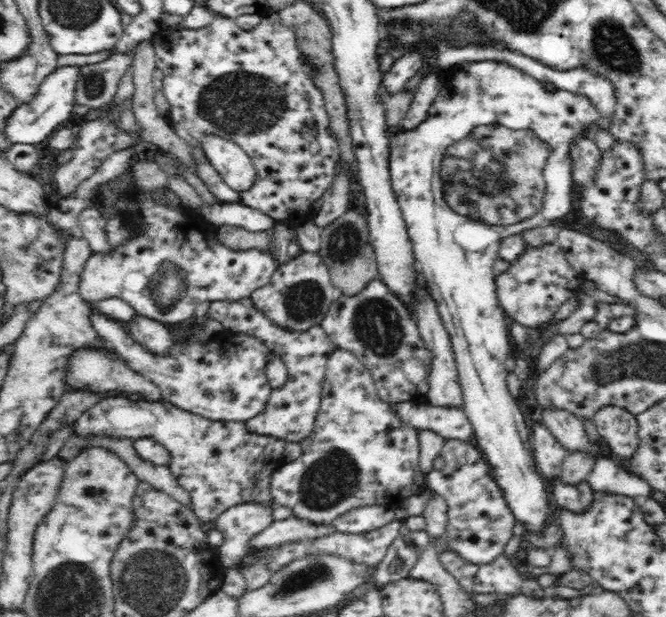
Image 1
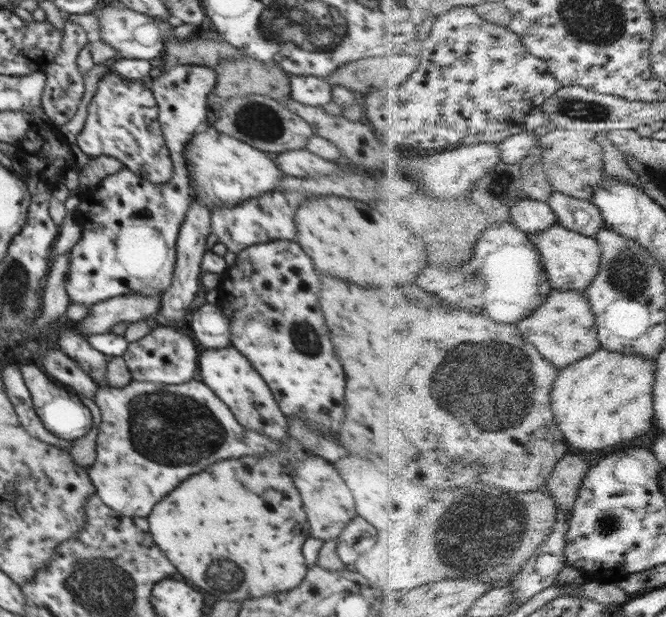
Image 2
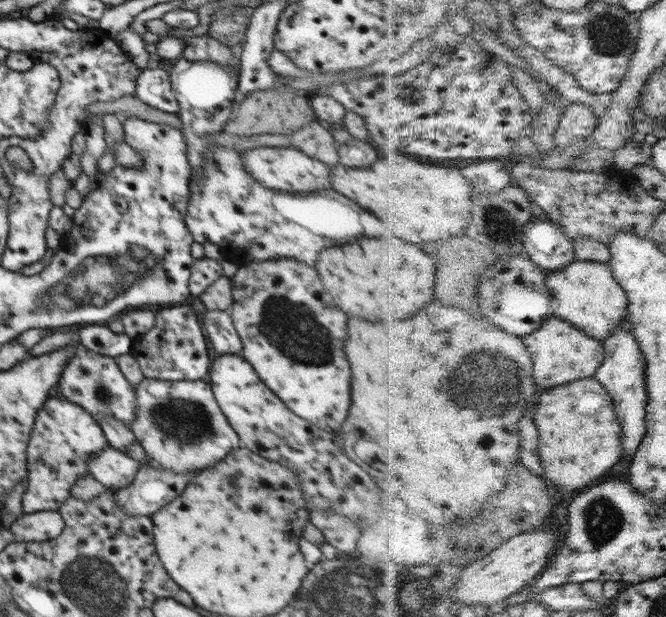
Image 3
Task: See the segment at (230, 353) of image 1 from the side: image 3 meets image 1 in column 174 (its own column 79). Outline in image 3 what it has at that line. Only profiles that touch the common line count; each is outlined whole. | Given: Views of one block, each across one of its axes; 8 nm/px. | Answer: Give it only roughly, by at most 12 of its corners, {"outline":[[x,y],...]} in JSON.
{"outline":[[81,343],[55,393],[128,427],[135,386],[115,357]]}

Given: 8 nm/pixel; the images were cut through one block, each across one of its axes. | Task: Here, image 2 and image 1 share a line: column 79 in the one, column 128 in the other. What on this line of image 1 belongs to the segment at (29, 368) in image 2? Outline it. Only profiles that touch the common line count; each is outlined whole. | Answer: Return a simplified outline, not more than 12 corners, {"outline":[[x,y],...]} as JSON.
{"outline":[[116,396],[75,434],[151,438],[200,523],[272,505],[286,441]]}

